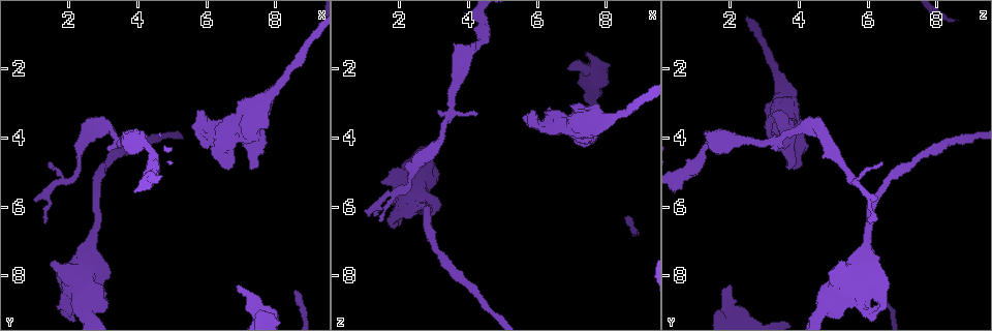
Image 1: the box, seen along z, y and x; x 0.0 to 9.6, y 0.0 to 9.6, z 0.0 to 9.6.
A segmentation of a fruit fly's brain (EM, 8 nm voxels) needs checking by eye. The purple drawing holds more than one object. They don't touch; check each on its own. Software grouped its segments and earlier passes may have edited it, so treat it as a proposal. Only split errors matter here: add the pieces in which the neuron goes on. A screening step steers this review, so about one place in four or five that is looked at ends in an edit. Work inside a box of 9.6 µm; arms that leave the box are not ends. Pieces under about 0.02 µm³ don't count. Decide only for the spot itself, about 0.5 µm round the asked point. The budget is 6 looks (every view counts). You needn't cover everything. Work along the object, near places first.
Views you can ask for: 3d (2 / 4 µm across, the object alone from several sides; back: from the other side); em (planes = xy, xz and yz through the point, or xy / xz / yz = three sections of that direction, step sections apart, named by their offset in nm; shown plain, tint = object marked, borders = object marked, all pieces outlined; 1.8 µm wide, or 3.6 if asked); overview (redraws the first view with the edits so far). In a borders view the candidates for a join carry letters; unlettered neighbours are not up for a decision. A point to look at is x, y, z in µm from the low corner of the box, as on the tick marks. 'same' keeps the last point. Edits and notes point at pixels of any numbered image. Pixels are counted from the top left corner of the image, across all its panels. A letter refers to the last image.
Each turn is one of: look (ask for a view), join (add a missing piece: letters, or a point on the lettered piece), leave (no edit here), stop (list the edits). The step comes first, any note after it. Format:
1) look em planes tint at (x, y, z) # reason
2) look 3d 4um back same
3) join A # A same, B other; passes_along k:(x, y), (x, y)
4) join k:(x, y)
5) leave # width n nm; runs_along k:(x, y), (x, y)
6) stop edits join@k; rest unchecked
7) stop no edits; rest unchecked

look em xz step 4 tint at (7.35, 4.95, 3.95) # stops while still wide

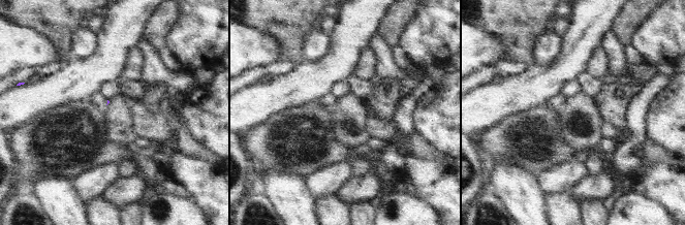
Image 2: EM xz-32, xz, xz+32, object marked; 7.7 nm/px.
look em planes borders same

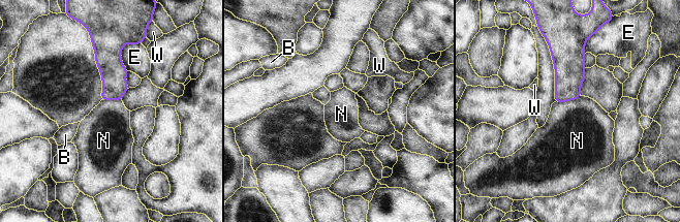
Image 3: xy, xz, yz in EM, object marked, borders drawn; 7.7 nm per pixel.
leave # B other, E other, N other, W other; border 3:(580, 95), (575, 99), (555, 102); no lettered piece goes on from it

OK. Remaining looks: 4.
look 3d 2um at (5.80, 3.30, 3.20) # branch stops here

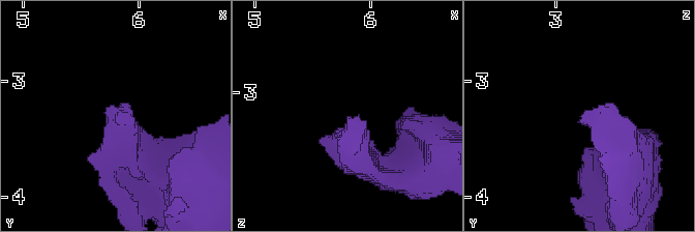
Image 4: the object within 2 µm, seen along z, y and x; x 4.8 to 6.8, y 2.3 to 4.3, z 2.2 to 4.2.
look em planes tint at (5.82, 3.28, 3.22) # need the tissue

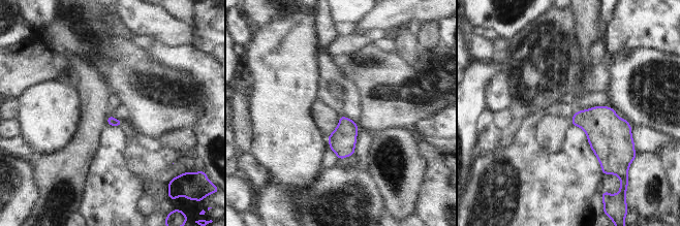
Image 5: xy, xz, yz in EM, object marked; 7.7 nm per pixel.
look em planes borders same

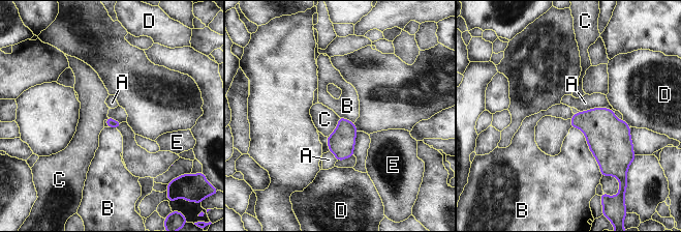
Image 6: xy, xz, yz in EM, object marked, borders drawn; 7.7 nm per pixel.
leave # A other, B other, C other, D other, E other; border 6:(571, 126), (583, 133), (601, 176); no lettered piece goes on from it

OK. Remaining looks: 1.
stop no edits; rest unchecked

